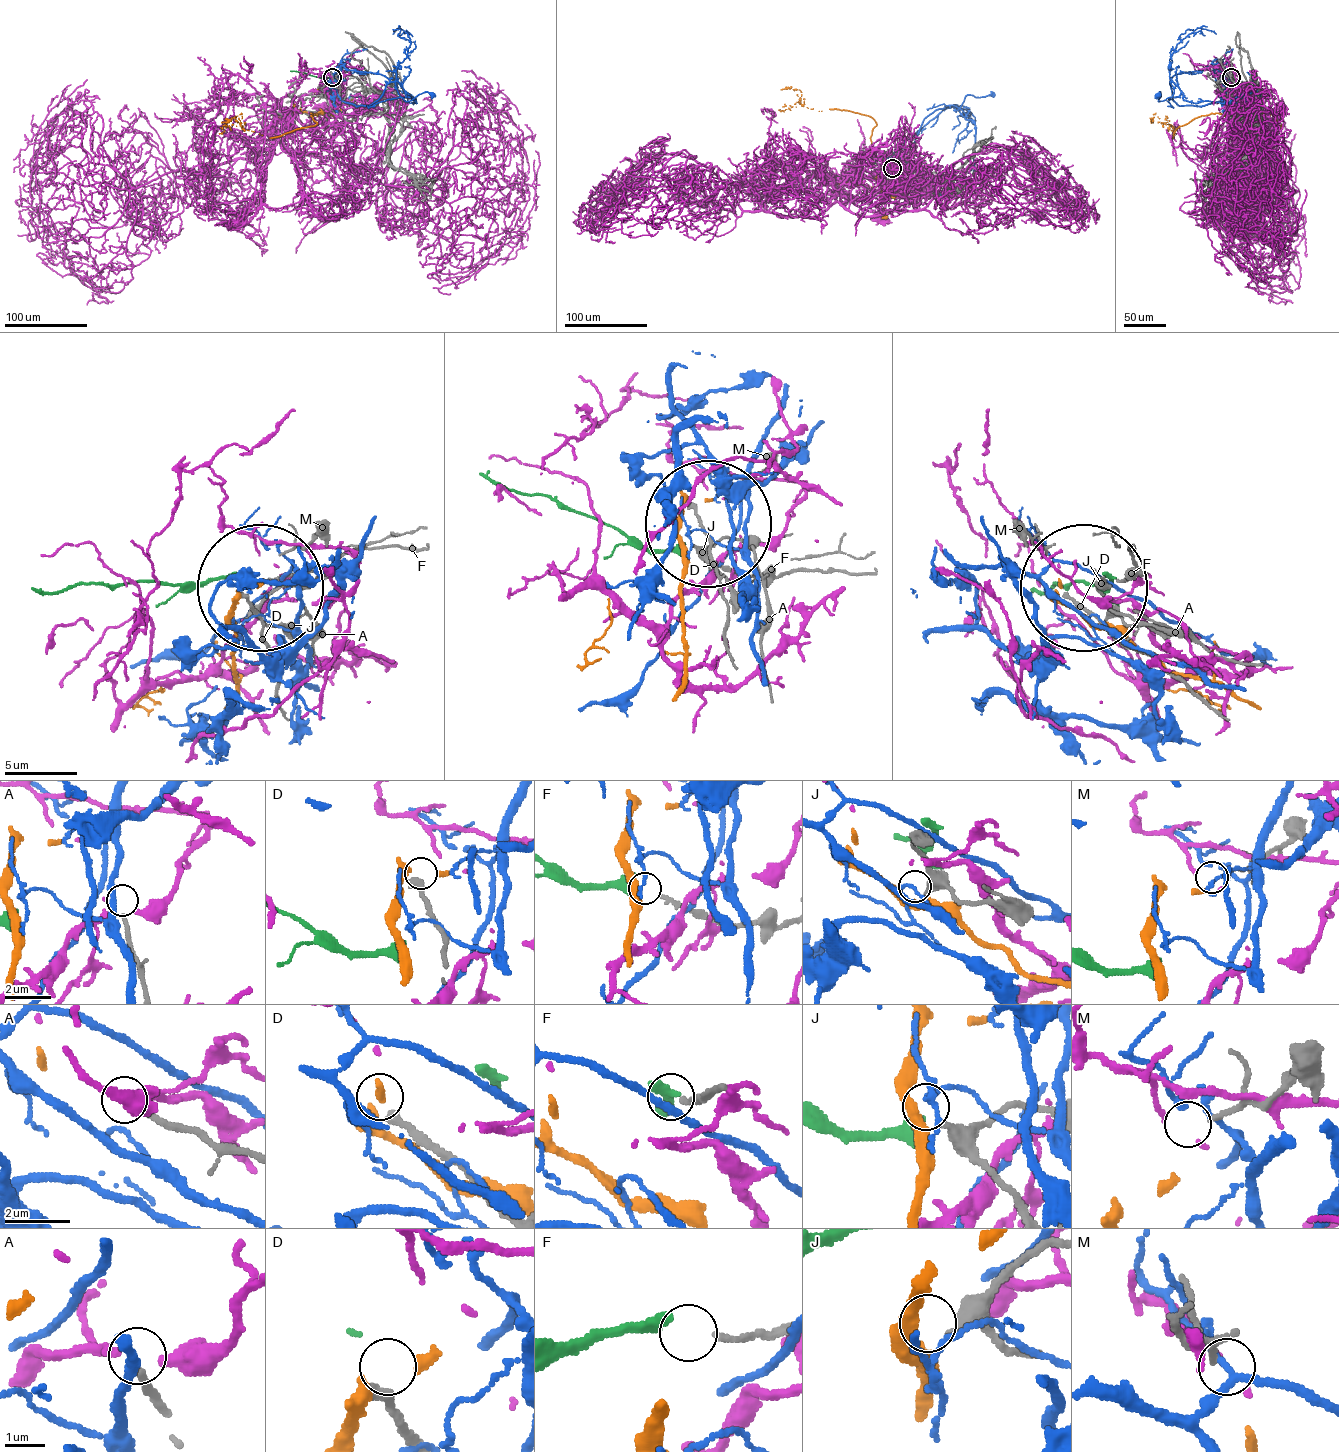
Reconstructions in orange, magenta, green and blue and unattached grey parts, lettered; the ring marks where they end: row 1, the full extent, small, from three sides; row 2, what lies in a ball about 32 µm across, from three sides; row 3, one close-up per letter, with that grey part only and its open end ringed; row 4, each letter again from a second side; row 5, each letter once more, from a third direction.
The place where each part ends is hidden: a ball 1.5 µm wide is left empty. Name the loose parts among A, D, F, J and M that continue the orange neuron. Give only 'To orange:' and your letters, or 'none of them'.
To orange: none of them

